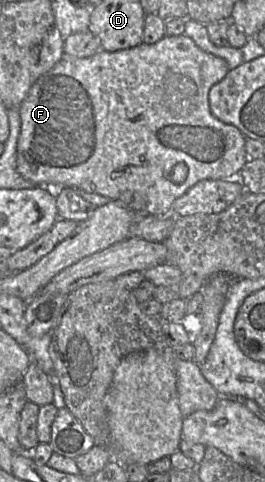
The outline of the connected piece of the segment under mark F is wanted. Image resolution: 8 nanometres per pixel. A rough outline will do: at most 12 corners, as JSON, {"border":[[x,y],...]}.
{"border":[[185,34],[64,55],[17,171],[166,216],[238,176],[227,62]]}

